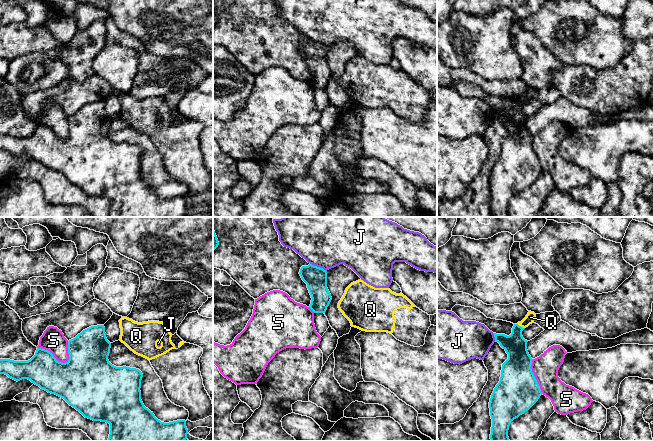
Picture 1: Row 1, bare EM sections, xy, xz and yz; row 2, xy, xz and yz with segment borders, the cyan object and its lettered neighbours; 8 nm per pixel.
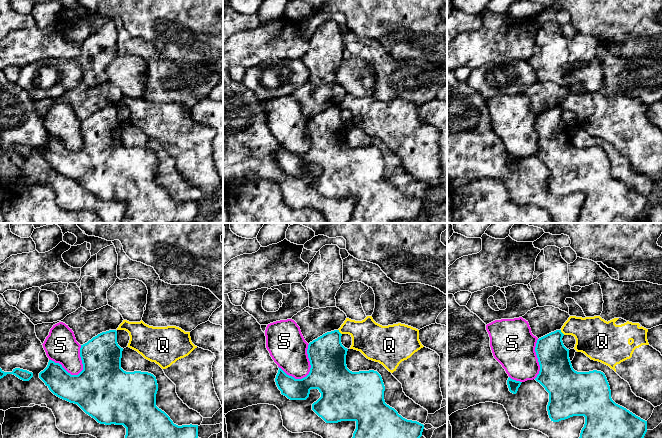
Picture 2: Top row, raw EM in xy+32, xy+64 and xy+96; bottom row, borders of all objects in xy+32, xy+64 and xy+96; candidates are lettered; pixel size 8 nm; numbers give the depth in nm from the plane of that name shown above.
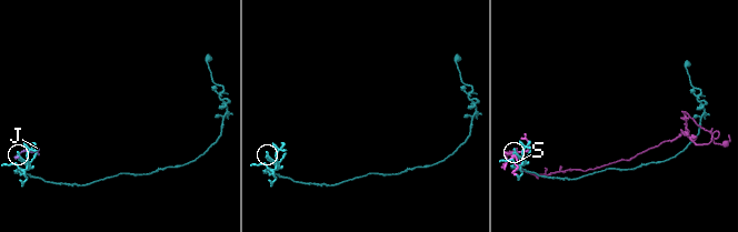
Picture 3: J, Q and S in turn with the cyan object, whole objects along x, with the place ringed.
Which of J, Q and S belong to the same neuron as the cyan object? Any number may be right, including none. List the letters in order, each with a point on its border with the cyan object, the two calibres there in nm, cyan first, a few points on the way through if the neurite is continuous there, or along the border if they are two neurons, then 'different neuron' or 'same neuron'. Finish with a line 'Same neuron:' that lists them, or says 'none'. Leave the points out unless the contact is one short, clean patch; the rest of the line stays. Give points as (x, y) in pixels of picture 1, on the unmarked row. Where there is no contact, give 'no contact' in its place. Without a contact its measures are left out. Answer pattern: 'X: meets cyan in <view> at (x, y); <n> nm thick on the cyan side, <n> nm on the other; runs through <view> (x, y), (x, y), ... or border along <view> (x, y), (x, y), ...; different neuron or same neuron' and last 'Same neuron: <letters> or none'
J: meets cyan in xz at (318, 43); 180 nm thick on the cyan side, 360 nm on the other; different neuron
Q: meets cyan in yz at (520, 102); 180 nm thick on the cyan side, 70 nm on the other; border along yz (517, 99), (524, 104); different neuron
S: meets cyan in xy at (53, 132); 320 nm thick on the cyan side, 190 nm on the other; different neuron
Same neuron: none

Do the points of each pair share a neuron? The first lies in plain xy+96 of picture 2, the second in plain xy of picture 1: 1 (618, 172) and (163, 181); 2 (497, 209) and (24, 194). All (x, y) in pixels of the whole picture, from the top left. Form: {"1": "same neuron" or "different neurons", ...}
{"1": "same neuron", "2": "same neuron"}

